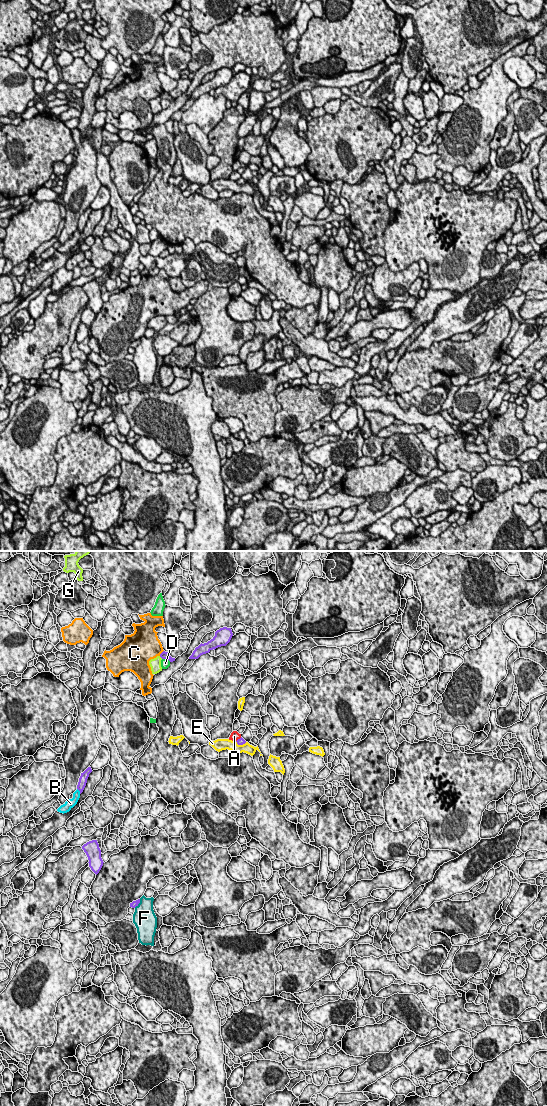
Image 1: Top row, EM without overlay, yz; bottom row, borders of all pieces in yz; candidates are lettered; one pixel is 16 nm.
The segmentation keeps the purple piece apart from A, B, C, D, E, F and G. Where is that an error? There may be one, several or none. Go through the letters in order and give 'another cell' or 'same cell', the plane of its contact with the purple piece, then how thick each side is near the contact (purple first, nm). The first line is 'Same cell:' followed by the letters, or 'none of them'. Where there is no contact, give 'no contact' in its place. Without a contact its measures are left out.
Same cell: none of them
A: another cell; contact in yz; calibres 120 and 140 nm
B: another cell; contact in yz; calibres 130 and 140 nm
C: another cell; contact in yz; calibres 130 and 400 nm
D: another cell; contact in yz; calibres 130 and 140 nm
E: another cell; contact in yz; calibres 120 and 160 nm
F: another cell; contact in yz; calibres 100 and 360 nm
G: another cell; contact in yz; calibres 130 and 190 nm

